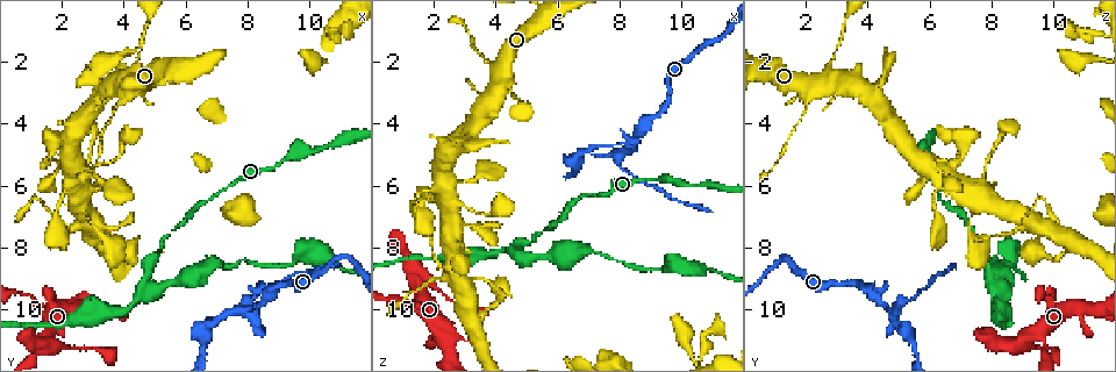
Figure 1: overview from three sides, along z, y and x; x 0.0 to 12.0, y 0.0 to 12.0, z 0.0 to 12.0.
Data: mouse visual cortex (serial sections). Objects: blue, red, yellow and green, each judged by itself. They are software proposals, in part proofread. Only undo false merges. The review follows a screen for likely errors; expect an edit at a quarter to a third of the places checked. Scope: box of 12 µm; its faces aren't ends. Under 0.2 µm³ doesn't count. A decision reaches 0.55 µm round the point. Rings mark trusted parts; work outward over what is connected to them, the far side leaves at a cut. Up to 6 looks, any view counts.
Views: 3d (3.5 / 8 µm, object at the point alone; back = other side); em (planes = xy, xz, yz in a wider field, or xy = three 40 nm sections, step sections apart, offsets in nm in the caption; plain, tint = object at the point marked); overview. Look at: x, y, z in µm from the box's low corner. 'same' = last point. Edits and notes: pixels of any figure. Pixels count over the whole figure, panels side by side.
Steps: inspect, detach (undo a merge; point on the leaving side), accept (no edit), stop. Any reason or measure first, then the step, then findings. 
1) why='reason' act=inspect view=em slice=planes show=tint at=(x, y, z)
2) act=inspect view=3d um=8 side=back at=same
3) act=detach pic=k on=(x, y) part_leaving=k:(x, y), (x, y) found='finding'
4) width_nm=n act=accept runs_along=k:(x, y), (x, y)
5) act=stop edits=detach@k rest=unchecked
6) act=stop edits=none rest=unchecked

why='sudden change in width' act=inspect view=3d um=3.5 side=back at=(7.1, 6.3, 6.3)

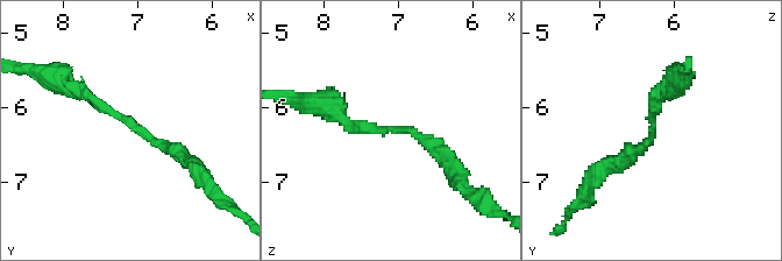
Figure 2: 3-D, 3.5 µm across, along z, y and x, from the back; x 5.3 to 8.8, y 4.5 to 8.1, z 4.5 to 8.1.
arm_widths_nm=150,150 act=inspect view=em slice=xy step=1 show=tint at=(7.05, 6.25, 6.25)

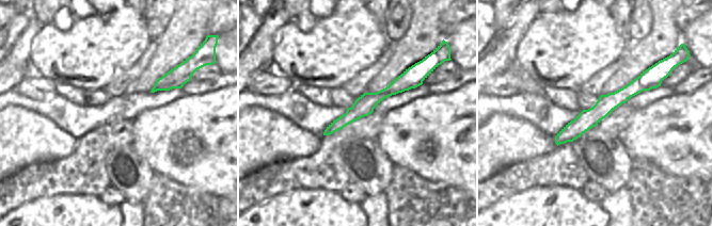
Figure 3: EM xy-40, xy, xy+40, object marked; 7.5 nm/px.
width_nm=150 act=accept runs_along=2:(71, 91), (82, 91), (189, 163) found='continuous, no second cell'

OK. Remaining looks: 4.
why='sharp bend' act=inspect view=3d um=3.5 at=(4.6, 9.0, 8.1)

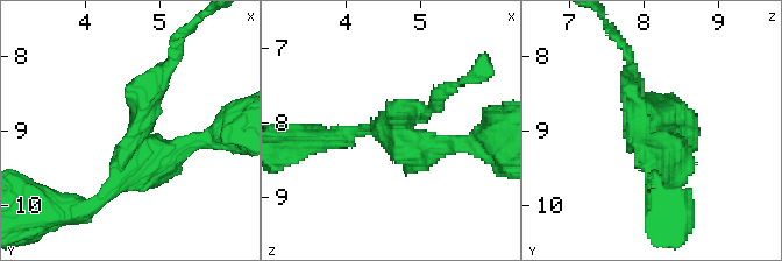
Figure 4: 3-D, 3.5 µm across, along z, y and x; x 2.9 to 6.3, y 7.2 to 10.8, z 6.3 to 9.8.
act=inspect view=em slice=xy step=3 show=tint at=(4.70, 9.05, 8.00)

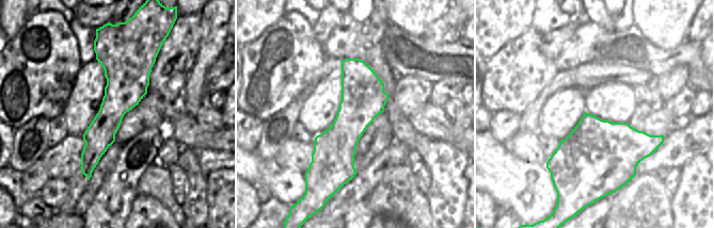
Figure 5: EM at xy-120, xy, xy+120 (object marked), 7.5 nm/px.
act=inspect view=em slice=xy step=1 show=tint at=same

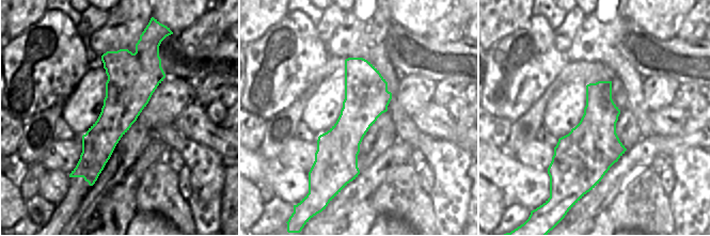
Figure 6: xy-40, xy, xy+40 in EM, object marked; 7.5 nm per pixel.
arm_widths_nm=150,300,350 act=accept runs_along=4:(631, 69), (642, 134), (666, 145) found='one cell here'

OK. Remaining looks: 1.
act=stop edits=none rest=unchecked

